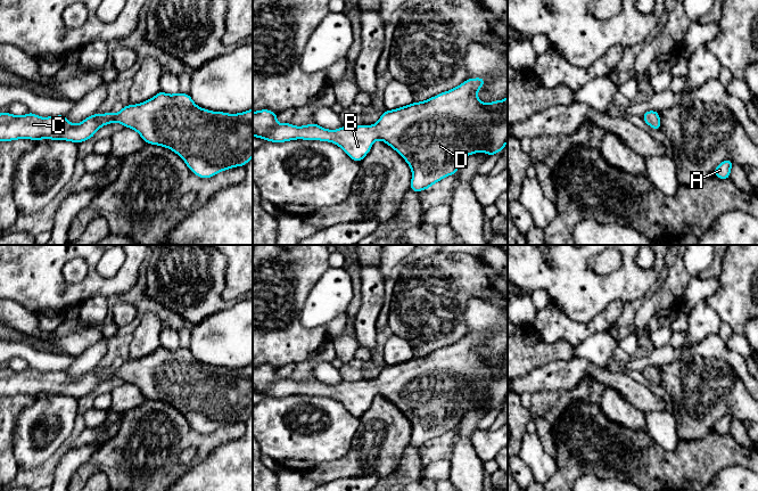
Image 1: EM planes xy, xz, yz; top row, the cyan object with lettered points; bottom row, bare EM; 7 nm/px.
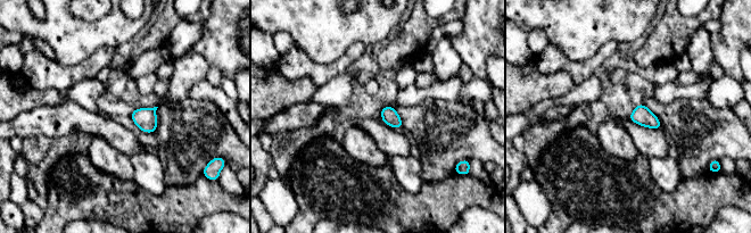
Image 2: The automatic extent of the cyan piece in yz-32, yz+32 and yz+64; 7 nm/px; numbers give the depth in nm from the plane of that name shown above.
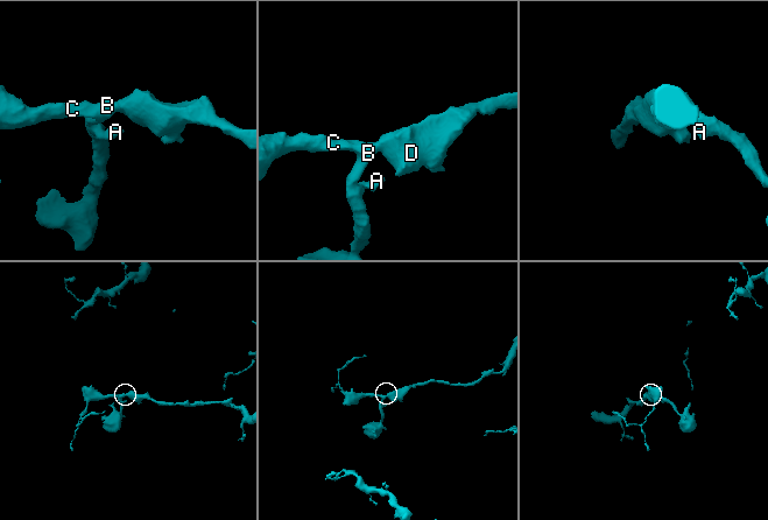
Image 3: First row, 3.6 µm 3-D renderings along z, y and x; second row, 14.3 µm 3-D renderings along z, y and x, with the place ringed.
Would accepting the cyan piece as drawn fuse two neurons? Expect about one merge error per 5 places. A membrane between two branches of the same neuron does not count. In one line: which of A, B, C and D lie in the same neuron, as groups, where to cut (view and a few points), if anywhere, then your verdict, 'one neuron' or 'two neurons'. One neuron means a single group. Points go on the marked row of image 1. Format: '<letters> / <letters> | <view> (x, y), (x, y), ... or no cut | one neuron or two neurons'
A B C D | no cut | one neuron

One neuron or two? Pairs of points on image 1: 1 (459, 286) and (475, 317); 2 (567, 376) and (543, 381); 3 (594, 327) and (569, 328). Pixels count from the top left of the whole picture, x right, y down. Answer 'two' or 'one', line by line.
1: two
2: one
3: one

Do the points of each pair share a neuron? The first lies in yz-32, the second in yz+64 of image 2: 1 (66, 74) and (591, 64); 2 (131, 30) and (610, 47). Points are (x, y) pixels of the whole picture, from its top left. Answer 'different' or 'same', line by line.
1: same
2: different

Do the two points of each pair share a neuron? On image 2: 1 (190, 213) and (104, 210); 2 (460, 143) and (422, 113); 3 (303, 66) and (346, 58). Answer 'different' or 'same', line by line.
1: same
2: same
3: same

